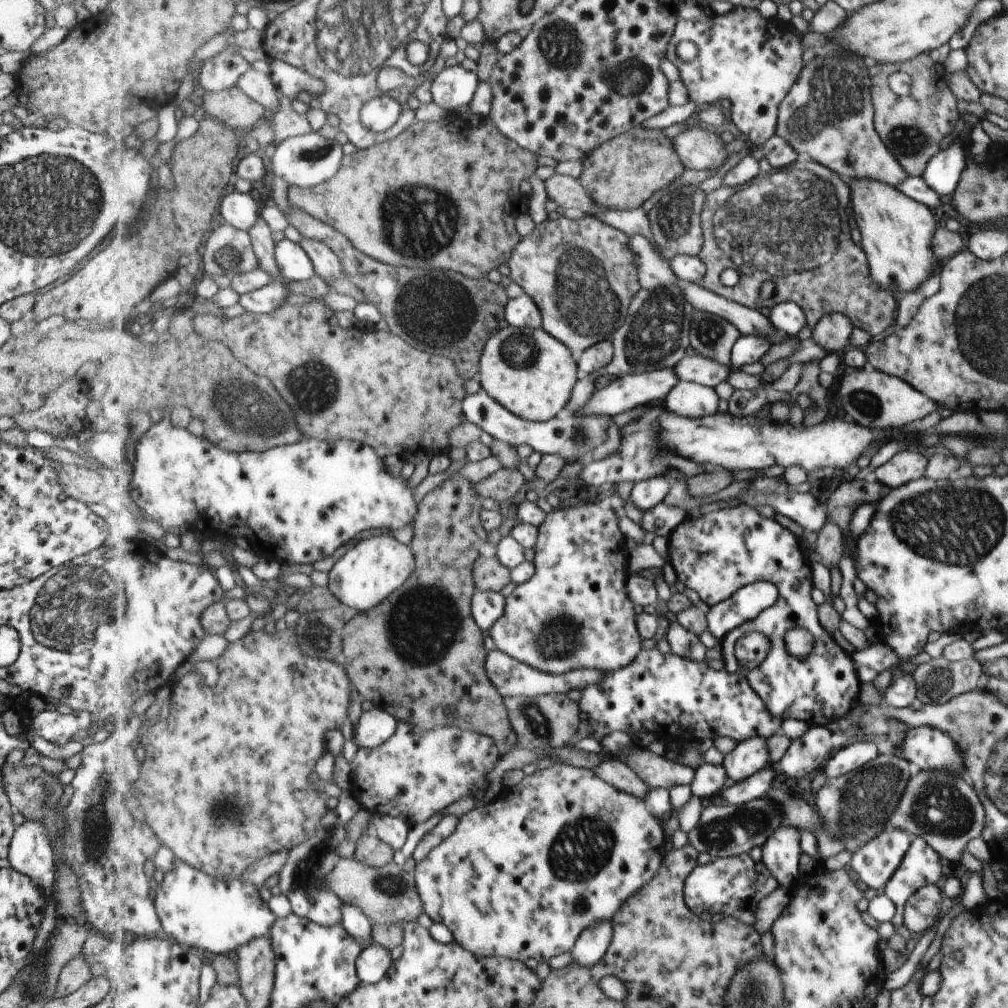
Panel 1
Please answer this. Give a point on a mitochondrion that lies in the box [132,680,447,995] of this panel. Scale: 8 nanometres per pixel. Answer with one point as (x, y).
(305, 875)

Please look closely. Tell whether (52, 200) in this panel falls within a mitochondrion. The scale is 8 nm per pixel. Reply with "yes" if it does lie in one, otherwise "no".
yes

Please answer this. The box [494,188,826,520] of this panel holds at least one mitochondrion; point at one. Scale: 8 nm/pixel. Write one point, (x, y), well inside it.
(586, 303)

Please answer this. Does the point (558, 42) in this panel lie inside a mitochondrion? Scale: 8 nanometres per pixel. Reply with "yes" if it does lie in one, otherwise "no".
yes

